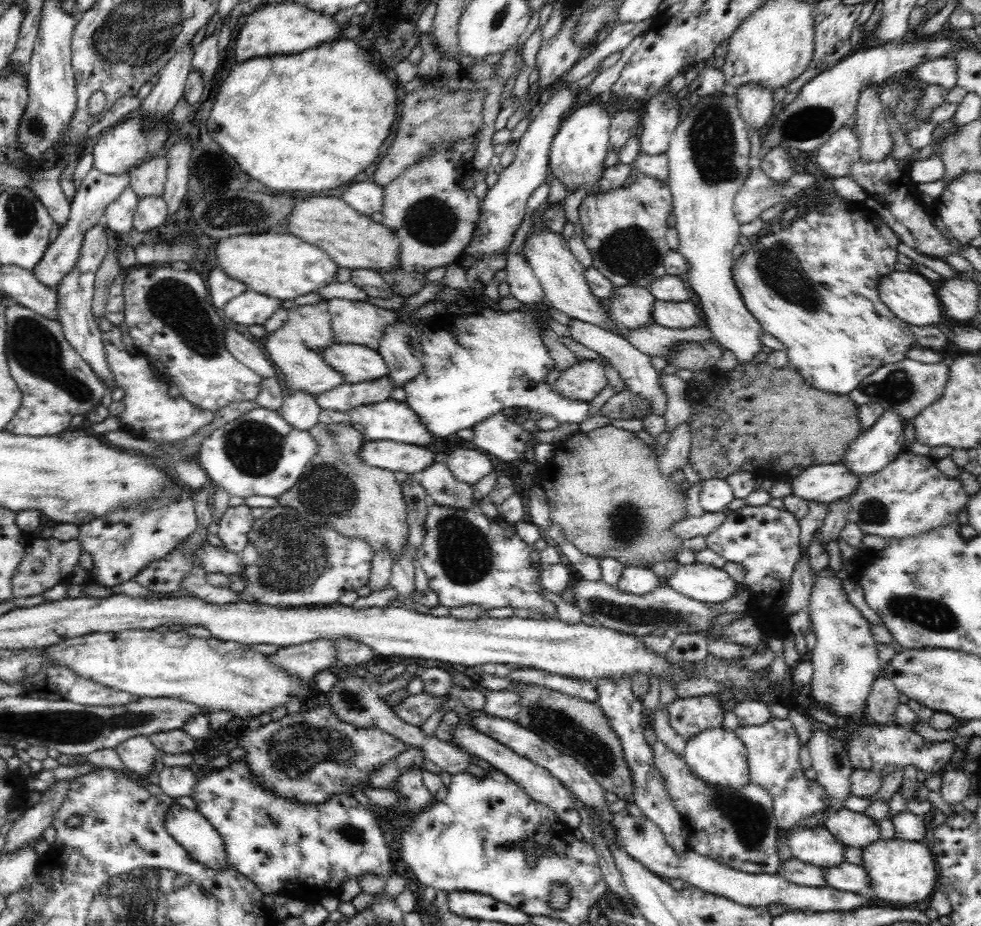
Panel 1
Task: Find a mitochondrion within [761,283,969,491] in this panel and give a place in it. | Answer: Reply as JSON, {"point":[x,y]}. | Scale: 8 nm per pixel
{"point":[896,388]}

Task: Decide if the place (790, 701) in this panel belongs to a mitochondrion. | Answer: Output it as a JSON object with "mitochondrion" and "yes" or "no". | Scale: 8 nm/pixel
{"mitochondrion":"no"}

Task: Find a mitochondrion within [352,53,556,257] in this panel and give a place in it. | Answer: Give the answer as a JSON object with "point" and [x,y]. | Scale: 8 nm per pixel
{"point":[431,220]}

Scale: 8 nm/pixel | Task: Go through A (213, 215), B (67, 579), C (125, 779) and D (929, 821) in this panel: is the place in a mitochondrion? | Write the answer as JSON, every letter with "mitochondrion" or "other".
{"A":"mitochondrion","B":"other","C":"other","D":"other"}

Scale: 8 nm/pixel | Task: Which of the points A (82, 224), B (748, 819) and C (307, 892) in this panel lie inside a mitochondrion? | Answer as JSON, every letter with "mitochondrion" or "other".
{"A":"other","B":"mitochondrion","C":"other"}

